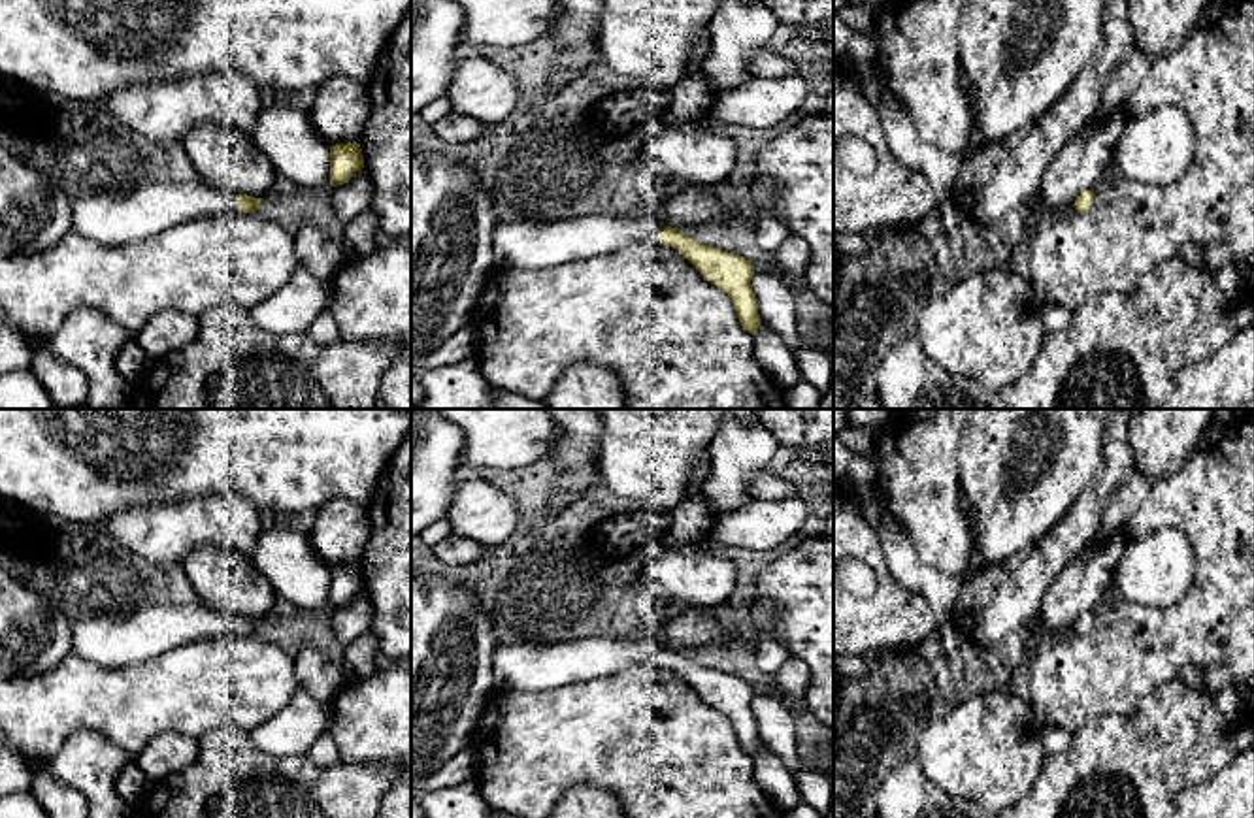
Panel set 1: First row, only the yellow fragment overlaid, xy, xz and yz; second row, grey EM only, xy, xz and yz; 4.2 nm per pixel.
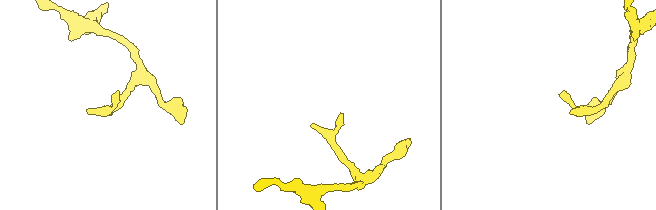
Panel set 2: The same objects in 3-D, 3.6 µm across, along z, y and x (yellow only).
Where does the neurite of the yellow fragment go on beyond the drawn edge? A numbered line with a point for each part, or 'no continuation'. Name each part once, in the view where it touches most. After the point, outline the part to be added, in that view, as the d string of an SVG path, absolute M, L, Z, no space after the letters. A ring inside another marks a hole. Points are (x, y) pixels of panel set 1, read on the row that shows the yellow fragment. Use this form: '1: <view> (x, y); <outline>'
1: xy (121, 217); M147 181L117 192L94 192L72 200L74 232L102 245L128 245L181 222L239 213L234 192L198 181Z

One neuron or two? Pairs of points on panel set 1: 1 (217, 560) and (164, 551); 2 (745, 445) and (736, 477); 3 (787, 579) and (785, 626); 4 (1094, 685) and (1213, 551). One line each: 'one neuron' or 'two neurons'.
1: two neurons
2: one neuron
3: one neuron
4: one neuron

